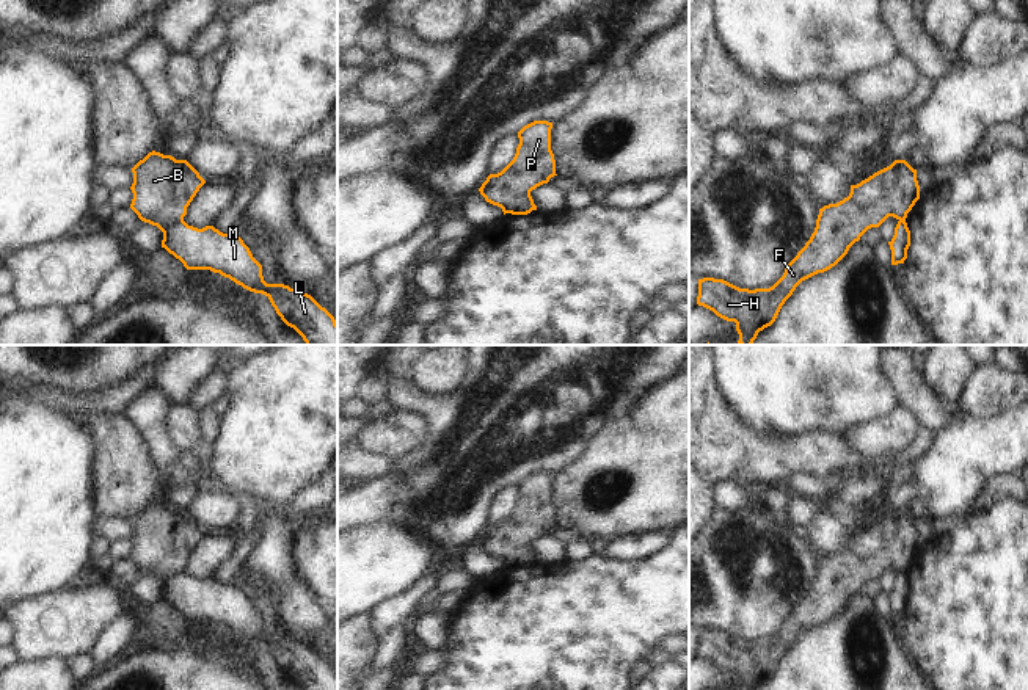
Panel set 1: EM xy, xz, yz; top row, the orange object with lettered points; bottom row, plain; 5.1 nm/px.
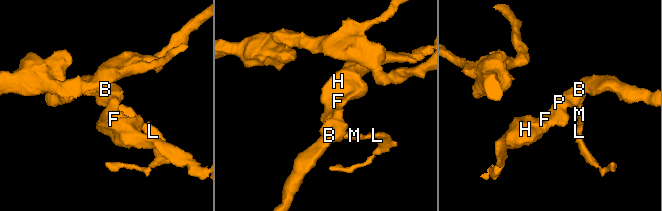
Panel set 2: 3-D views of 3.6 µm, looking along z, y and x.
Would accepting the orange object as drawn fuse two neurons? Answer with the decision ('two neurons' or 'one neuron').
two neurons

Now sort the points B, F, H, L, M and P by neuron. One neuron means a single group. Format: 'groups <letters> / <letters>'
groups B F H P / L M

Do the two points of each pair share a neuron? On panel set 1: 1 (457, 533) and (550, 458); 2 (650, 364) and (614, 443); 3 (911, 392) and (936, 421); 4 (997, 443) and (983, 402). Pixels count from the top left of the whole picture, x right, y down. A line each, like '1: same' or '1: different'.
1: same
2: different
3: same
4: different

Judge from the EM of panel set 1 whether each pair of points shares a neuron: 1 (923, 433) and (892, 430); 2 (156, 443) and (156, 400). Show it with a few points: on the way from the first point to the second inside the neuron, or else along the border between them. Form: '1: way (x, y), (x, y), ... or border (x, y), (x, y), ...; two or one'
1: border (918, 424), (915, 438), (895, 453); two
2: way (156, 432), (156, 411); one

